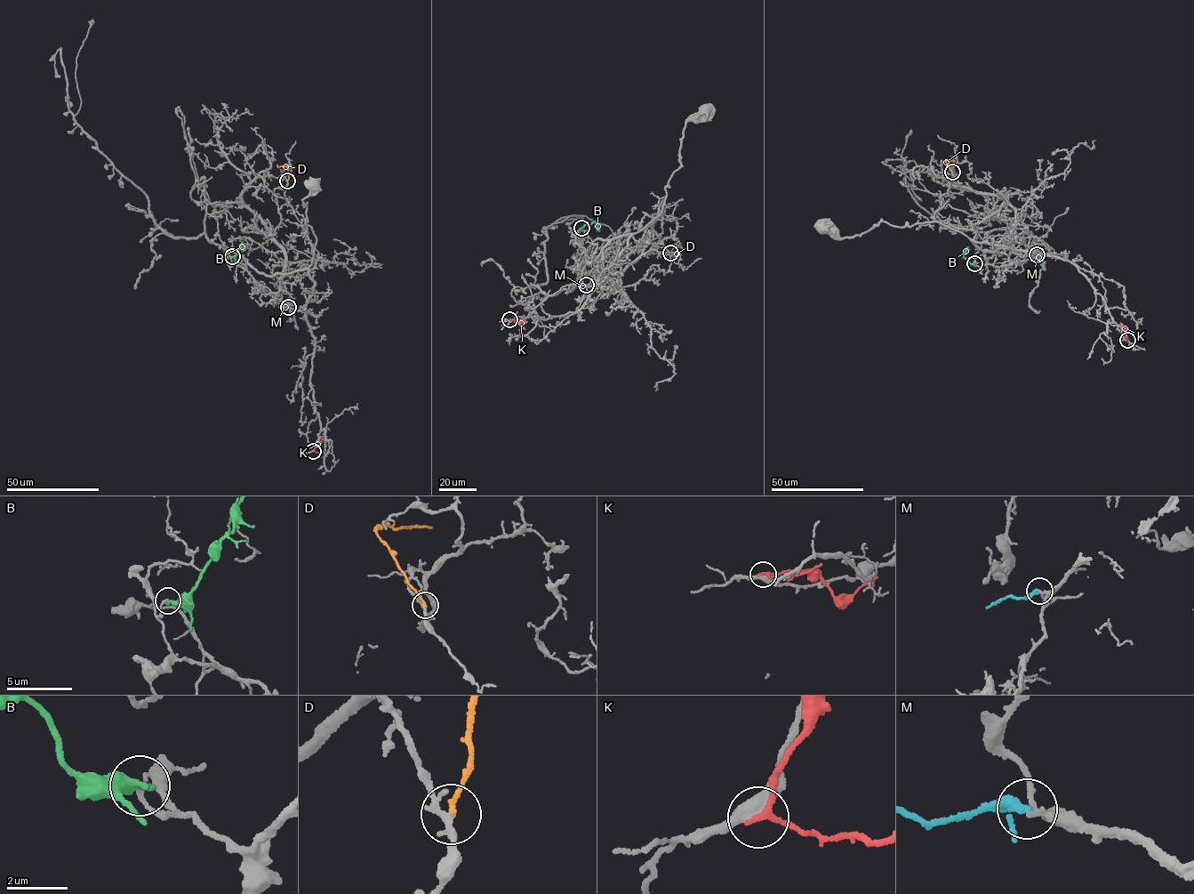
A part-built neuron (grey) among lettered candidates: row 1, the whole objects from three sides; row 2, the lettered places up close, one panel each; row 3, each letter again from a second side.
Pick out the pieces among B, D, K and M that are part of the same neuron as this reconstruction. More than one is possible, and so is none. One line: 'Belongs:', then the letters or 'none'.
Belongs: none

